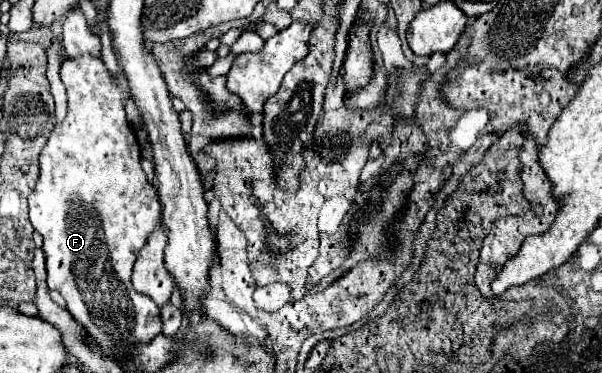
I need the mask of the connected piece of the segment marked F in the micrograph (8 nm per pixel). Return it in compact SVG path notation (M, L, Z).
M67 58L61 66L61 80L67 88L67 116L65 120L51 132L45 148L41 150L39 156L39 180L35 184L35 190L29 196L29 218L33 228L43 234L43 252L47 256L47 286L51 290L57 290L65 302L67 302L67 310L71 312L71 316L93 336L97 338L97 342L101 342L101 346L111 348L111 350L123 350L125 346L131 346L133 342L149 342L149 338L155 338L157 334L161 334L161 318L159 318L159 308L155 306L155 302L151 298L145 298L143 294L137 294L131 286L131 270L135 264L135 258L139 254L139 250L145 246L149 234L157 228L159 220L161 220L161 206L157 202L157 194L153 190L153 186L147 182L147 176L139 164L141 152L139 152L139 144L137 138L125 118L125 100L129 98L129 86L125 82L123 76L119 76L119 84L115 84L105 68L105 64L97 58L77 58L71 60Z

